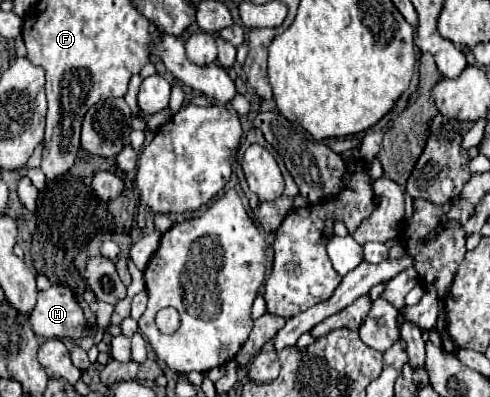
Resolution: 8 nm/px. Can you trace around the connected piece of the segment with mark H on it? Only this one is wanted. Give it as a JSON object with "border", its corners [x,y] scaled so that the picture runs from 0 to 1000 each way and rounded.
{"border":[[[137,720],[76,736],[76,766],[55,801],[84,851],[165,851],[173,841],[173,791]]]}

